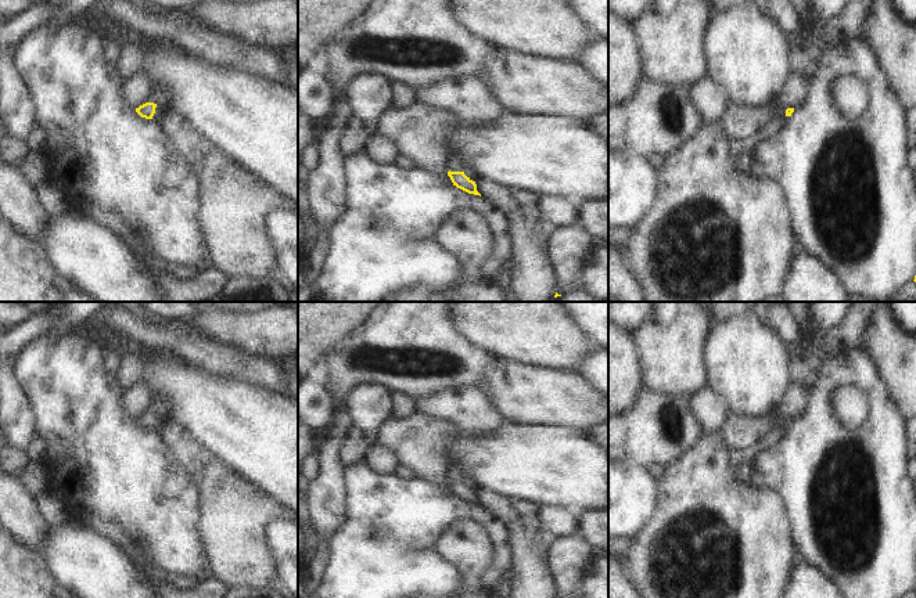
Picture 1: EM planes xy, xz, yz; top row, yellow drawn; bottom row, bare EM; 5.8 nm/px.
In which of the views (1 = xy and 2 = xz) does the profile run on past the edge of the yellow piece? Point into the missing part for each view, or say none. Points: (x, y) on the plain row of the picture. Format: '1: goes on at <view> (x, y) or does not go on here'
1: does not go on here
2: does not go on here

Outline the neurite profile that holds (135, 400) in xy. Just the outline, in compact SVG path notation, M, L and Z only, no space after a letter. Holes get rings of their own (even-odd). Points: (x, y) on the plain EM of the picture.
M139 381L127 389L122 389L119 397L121 411L130 419L136 419L146 414L154 403L147 386Z

